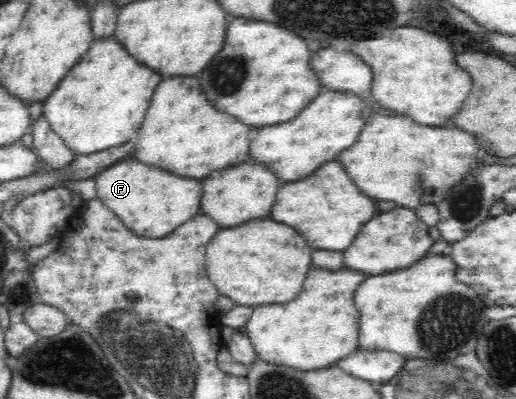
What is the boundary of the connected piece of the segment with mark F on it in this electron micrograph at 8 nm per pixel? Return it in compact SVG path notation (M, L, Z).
M132 156L94 175L96 199L109 208L136 236L164 238L200 212L200 181L180 178L161 168L137 162Z

